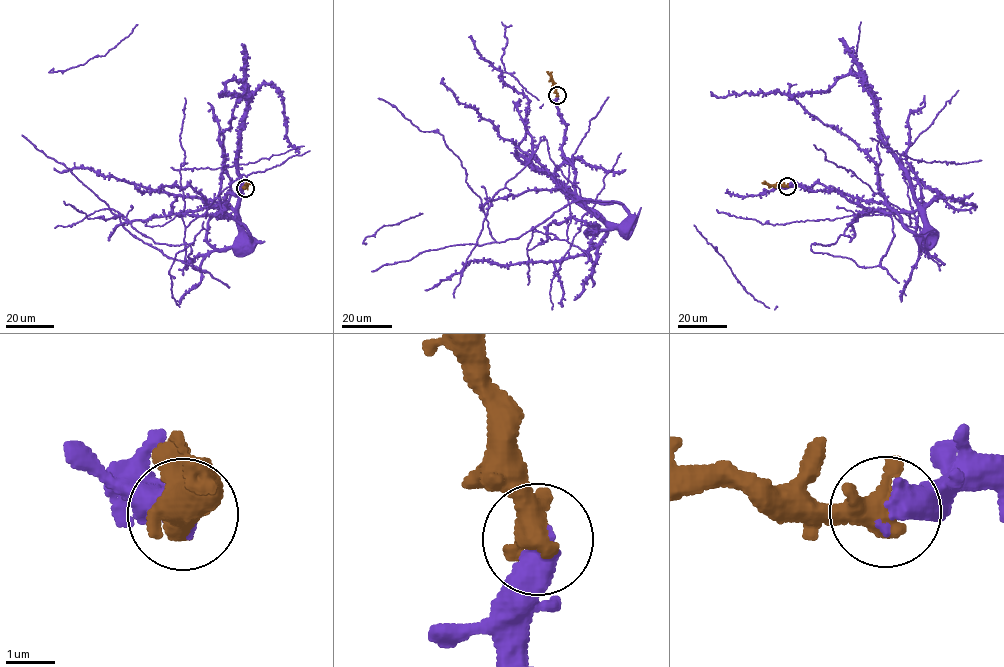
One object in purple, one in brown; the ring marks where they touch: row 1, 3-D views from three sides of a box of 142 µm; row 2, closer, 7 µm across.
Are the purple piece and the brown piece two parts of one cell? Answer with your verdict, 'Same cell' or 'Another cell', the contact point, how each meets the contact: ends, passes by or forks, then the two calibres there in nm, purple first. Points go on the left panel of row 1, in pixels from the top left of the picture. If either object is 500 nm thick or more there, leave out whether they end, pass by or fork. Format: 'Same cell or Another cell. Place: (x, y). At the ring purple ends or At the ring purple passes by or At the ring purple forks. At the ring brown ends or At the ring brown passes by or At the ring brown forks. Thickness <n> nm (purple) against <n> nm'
Same cell. Place: (245, 188). Thickness 600 nm (purple) against 650 nm

